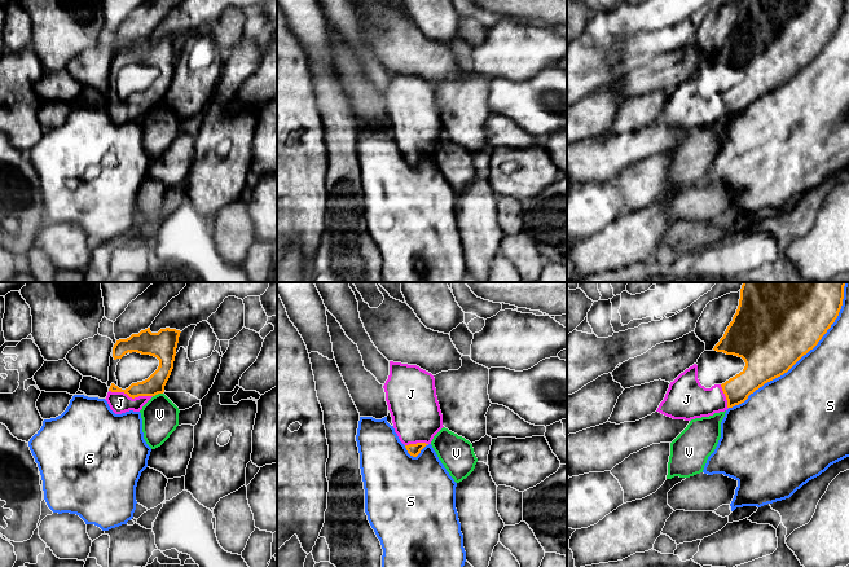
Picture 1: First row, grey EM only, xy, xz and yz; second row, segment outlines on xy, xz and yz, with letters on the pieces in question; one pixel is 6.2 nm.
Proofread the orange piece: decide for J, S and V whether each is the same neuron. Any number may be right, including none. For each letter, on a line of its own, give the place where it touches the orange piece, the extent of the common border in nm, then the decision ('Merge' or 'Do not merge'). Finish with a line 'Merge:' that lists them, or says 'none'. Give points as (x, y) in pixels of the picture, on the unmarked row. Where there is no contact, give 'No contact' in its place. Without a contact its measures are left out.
J: Touches orange at xy (131, 106). Shared border 280 nm. Merge
S: Touches orange at yz (799, 69). Shared border 1050 nm. Do not merge
V: Touches orange at xy (157, 104). Shared border 70 nm. Do not merge
Merge: J

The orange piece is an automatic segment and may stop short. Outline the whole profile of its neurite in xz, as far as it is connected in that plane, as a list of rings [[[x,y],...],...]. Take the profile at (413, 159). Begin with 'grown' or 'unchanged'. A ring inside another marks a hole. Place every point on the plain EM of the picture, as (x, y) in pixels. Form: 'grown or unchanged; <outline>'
grown; [[[390,71],[390,85],[383,98],[395,142],[405,155],[408,163],[417,167],[444,137],[443,124],[436,106],[435,88],[431,83],[417,75]]]

